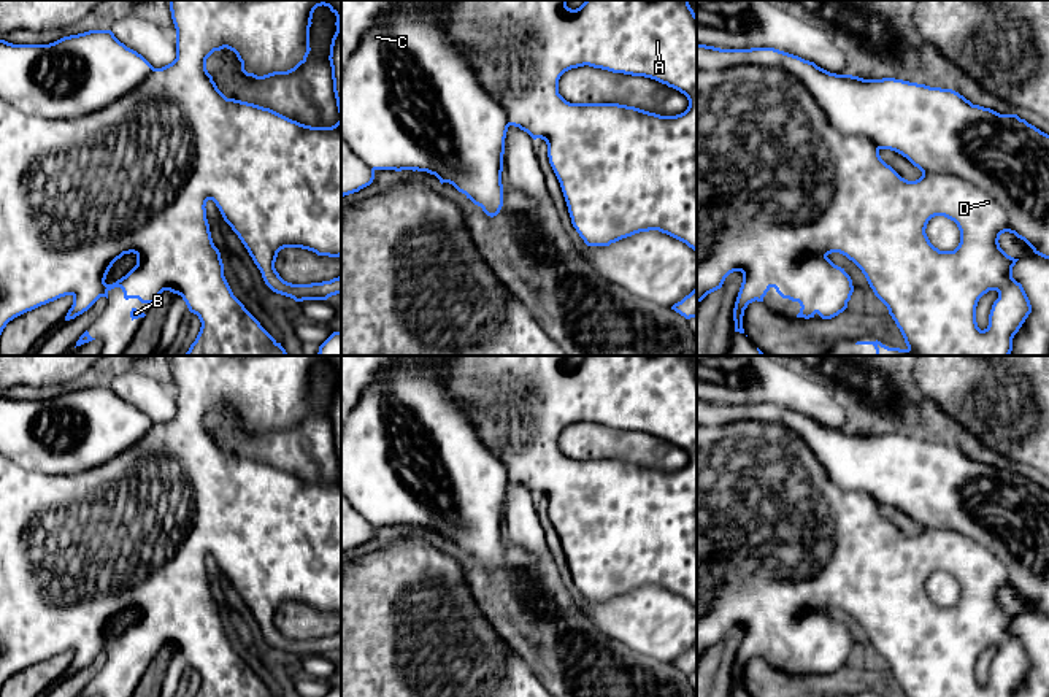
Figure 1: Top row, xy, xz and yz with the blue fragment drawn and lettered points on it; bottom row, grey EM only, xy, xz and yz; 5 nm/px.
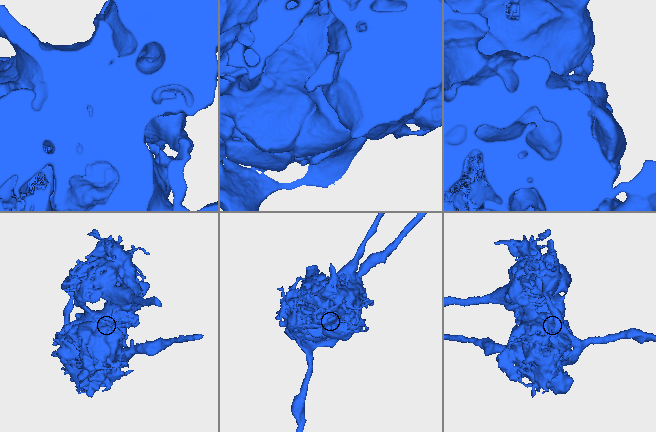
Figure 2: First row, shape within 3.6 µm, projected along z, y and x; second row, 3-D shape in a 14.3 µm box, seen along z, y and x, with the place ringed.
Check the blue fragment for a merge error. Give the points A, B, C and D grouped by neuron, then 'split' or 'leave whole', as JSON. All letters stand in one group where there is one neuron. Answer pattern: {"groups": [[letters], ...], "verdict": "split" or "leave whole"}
{"groups": [["A", "B", "D"], ["C"]], "verdict": "split"}

